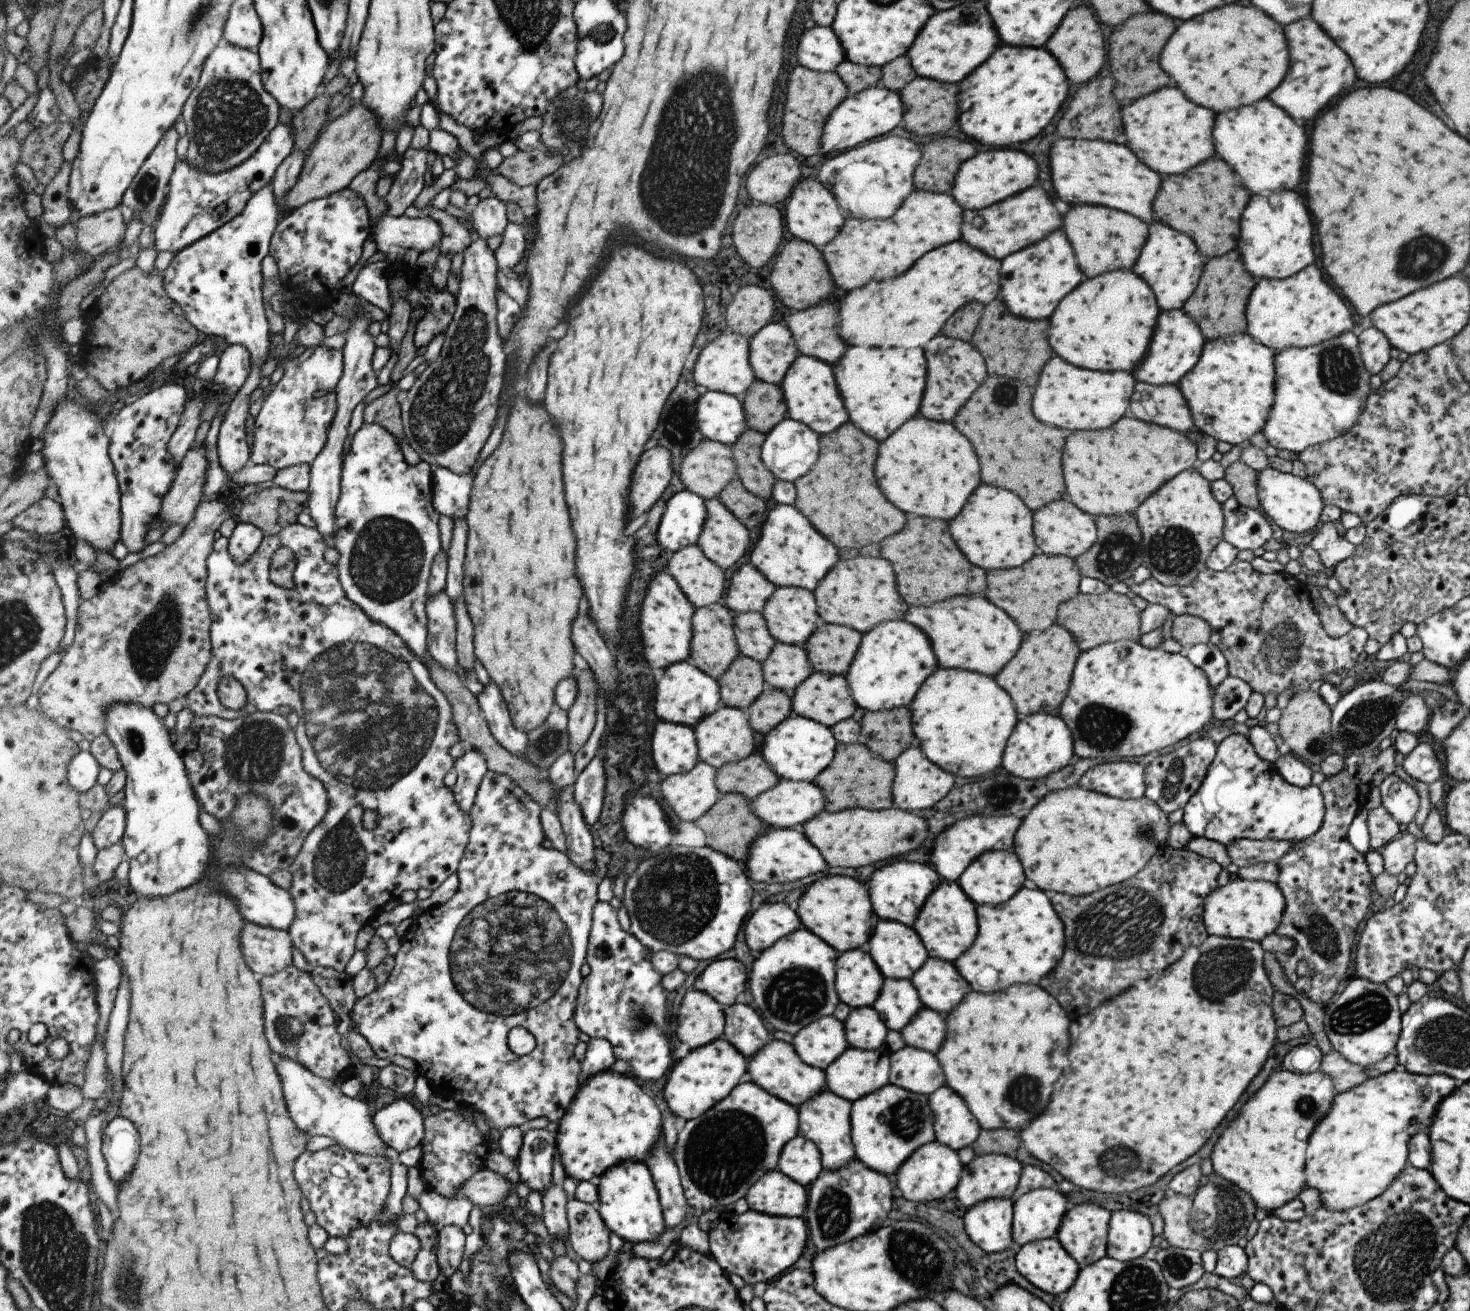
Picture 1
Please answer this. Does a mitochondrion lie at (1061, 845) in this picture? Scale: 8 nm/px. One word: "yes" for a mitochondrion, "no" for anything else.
no

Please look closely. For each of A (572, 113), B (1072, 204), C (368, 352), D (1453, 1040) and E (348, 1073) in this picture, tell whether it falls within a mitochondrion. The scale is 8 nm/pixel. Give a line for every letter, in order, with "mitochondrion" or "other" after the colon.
A: mitochondrion
B: other
C: other
D: mitochondrion
E: other

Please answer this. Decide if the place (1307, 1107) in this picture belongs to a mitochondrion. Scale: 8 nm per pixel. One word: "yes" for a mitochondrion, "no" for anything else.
yes

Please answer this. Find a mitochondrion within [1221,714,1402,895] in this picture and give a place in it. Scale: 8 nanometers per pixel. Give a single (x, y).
(1317, 746)

